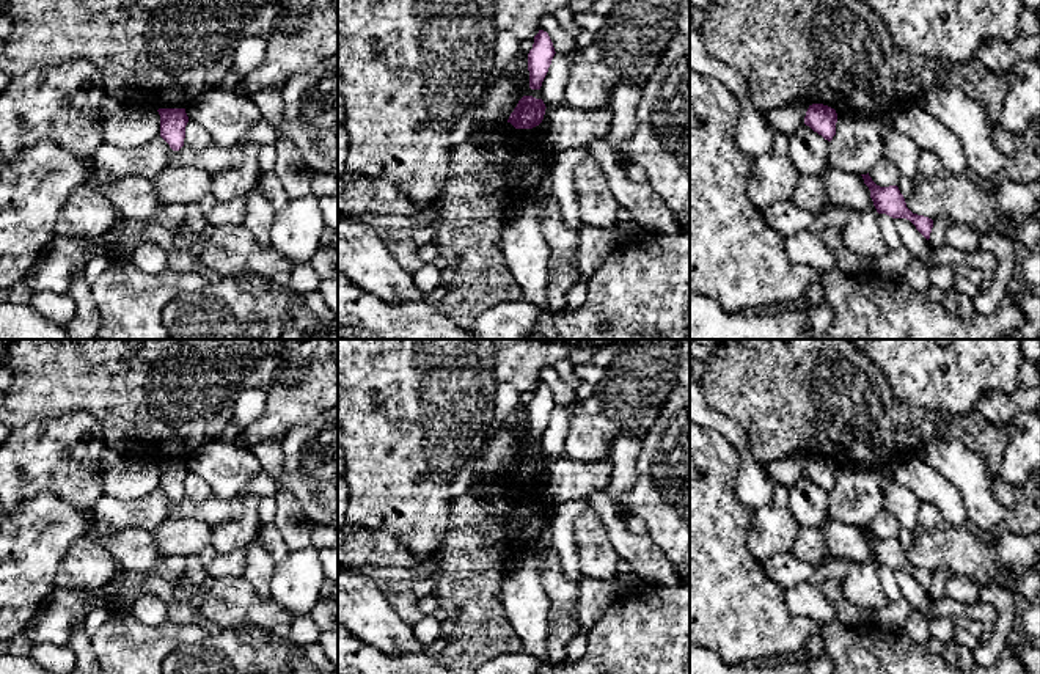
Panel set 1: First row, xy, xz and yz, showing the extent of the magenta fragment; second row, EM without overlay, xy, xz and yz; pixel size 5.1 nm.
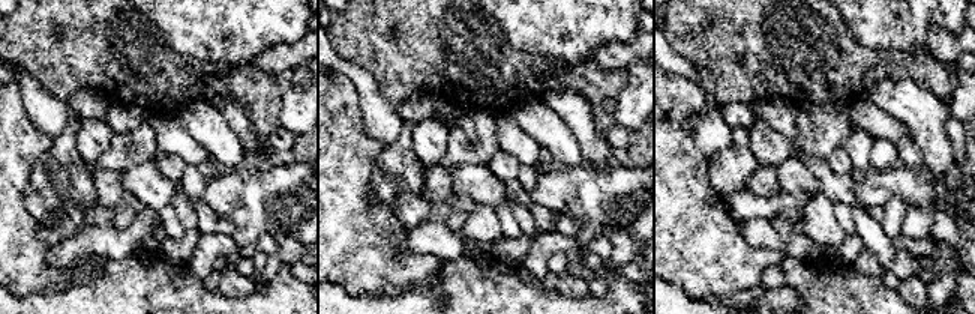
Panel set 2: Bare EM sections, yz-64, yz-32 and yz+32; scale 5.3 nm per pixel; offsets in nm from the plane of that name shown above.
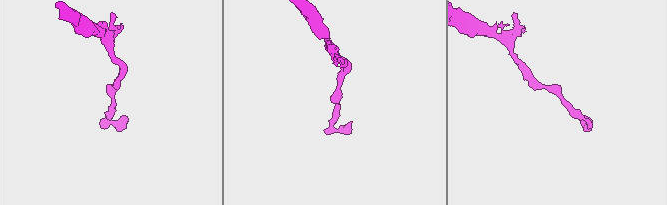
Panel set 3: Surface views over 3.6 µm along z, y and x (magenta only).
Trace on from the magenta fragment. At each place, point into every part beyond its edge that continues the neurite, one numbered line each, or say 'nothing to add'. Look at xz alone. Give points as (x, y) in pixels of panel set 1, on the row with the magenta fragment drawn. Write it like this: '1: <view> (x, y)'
nothing to add

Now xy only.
nothing to add

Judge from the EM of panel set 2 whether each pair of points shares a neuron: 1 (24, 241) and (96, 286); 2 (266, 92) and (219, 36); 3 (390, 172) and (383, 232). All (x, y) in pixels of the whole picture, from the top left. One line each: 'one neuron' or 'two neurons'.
1: two neurons
2: two neurons
3: two neurons

